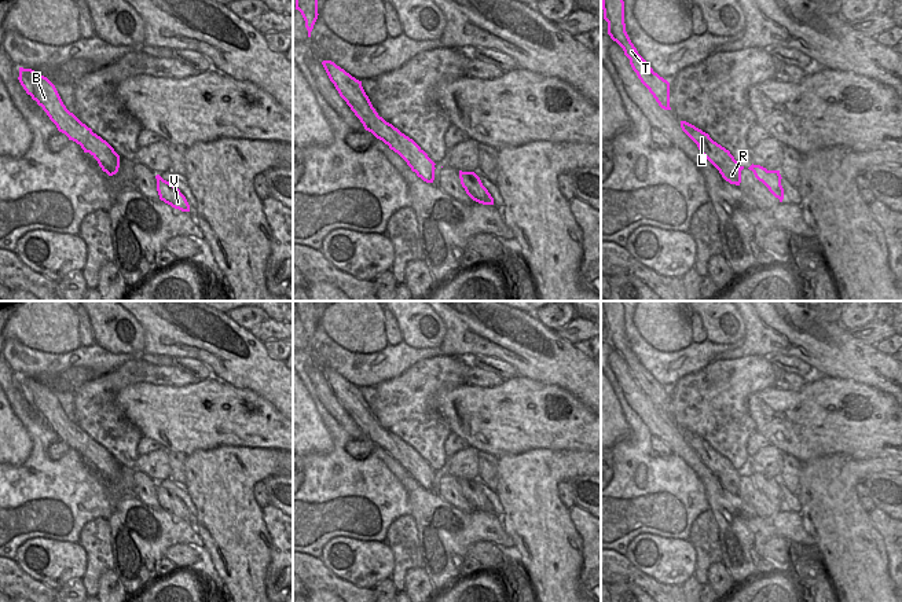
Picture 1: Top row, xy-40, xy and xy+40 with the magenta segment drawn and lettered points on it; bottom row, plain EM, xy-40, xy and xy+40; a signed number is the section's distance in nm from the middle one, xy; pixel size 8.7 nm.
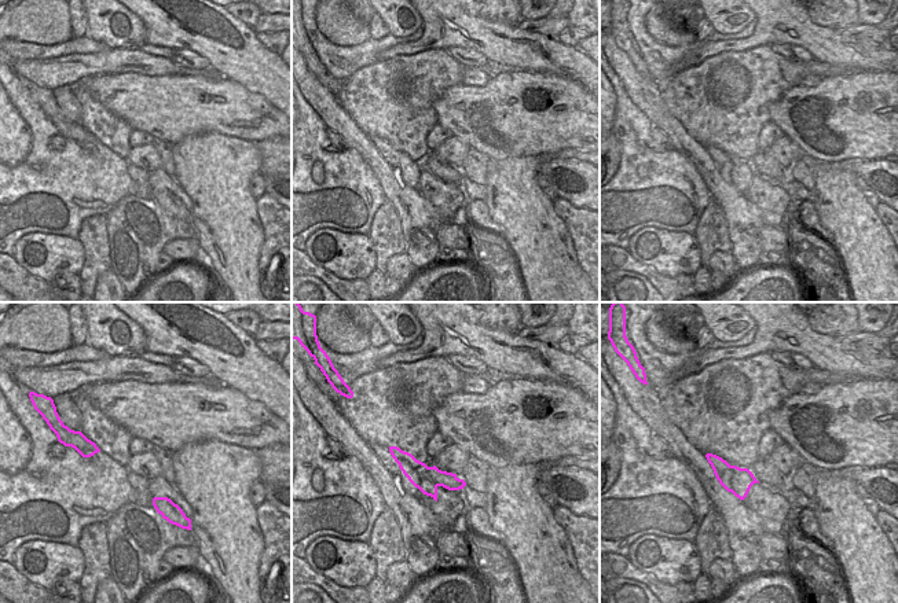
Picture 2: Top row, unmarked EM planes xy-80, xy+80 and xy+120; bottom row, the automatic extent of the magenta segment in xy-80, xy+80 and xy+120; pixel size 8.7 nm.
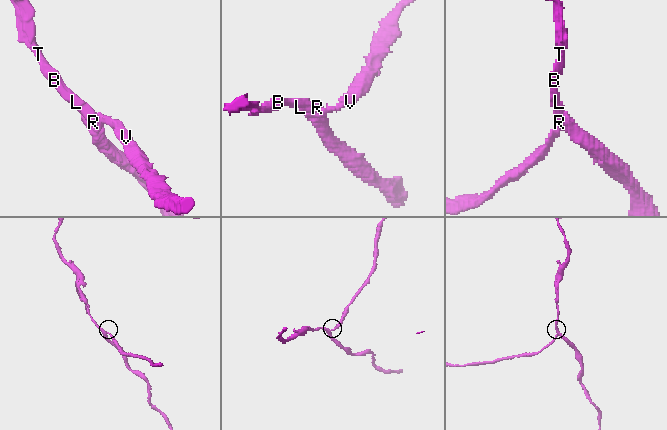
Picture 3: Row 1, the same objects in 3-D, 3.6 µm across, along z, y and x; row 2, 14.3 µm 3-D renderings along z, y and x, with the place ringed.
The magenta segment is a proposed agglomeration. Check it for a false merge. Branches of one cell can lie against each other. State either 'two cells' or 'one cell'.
two cells

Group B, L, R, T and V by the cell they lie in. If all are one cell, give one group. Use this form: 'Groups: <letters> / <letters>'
Groups: B L R T / V.

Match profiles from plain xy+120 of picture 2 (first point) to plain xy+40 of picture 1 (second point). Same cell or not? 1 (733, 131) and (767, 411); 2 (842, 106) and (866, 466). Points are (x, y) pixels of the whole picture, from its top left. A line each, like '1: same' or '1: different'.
1: different
2: different

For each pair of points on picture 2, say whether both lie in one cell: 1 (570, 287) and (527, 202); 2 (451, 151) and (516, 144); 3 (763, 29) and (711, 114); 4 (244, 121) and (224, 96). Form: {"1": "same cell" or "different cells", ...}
{"1": "same cell", "2": "different cells", "3": "different cells", "4": "same cell"}

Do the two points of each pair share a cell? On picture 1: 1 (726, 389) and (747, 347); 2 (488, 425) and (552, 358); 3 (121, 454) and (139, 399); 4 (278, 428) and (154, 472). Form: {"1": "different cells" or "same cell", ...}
{"1": "different cells", "2": "different cells", "3": "different cells", "4": "different cells"}

